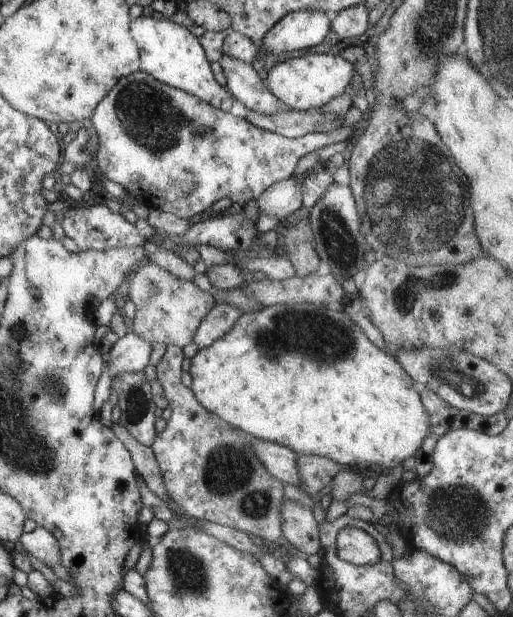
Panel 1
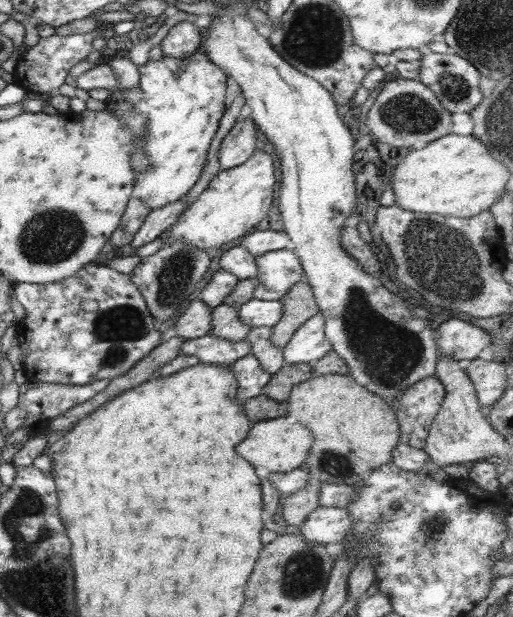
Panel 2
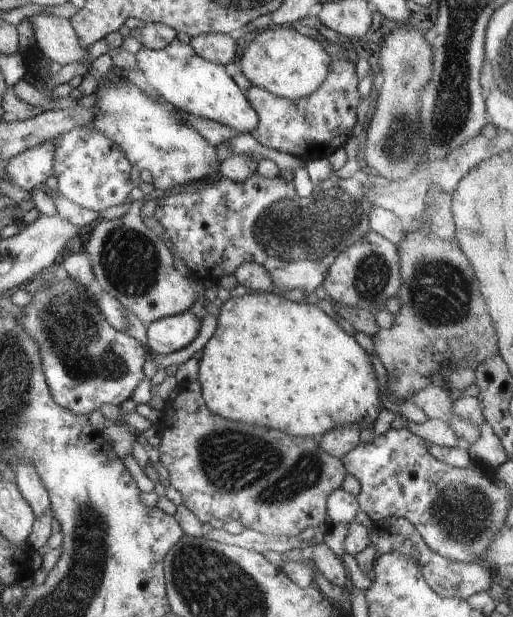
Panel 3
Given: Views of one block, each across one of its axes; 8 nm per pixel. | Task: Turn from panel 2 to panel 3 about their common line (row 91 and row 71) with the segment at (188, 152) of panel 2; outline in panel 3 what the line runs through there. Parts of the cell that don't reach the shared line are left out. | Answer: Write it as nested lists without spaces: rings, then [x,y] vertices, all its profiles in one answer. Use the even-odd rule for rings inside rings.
[[[172,40],[164,49],[146,47],[135,53],[137,65],[156,95],[171,107],[195,117],[222,122],[236,134],[250,134],[258,126],[257,112],[252,108],[242,89],[226,72],[226,66],[198,56],[190,44]]]

